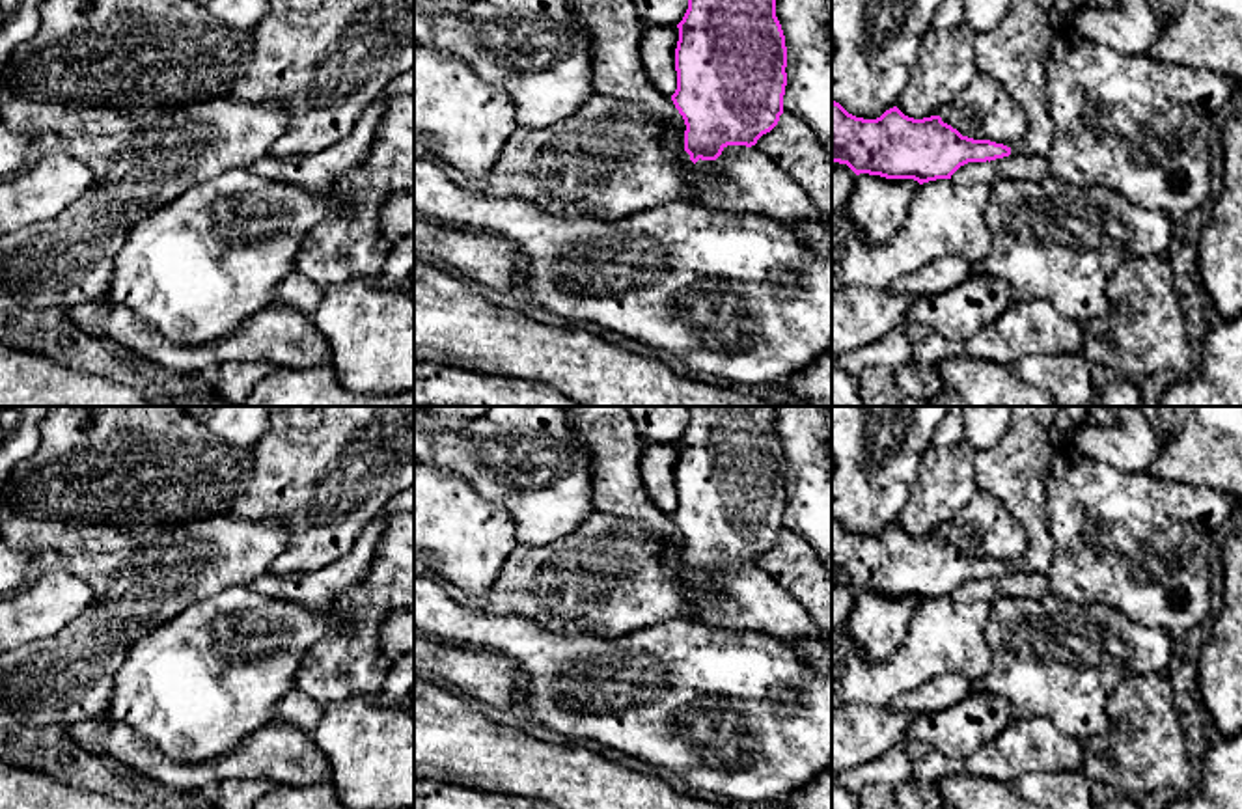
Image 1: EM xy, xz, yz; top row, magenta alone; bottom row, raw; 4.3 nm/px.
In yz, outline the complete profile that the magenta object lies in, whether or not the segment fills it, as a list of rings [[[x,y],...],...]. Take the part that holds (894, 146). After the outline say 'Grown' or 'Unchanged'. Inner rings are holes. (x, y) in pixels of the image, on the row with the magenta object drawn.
[[[1013,0],[1009,15],[994,30],[979,32],[973,39],[977,73],[996,80],[1026,116],[1028,132],[1020,142],[1003,145],[990,140],[973,140],[944,123],[940,116],[914,119],[897,106],[876,119],[863,119],[832,101],[832,162],[847,164],[856,175],[914,179],[923,185],[951,179],[968,162],[990,162],[1009,155],[1046,157],[1054,138],[1046,84],[1048,60],[1054,52],[1054,34],[1050,30],[1054,9],[1056,0]]]. Grown

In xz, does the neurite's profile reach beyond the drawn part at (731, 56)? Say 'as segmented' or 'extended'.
extended

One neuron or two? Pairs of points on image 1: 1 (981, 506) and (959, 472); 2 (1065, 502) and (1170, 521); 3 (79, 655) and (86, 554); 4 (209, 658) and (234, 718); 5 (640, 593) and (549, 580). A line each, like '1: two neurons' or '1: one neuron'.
1: two neurons
2: one neuron
3: one neuron
4: one neuron
5: one neuron

